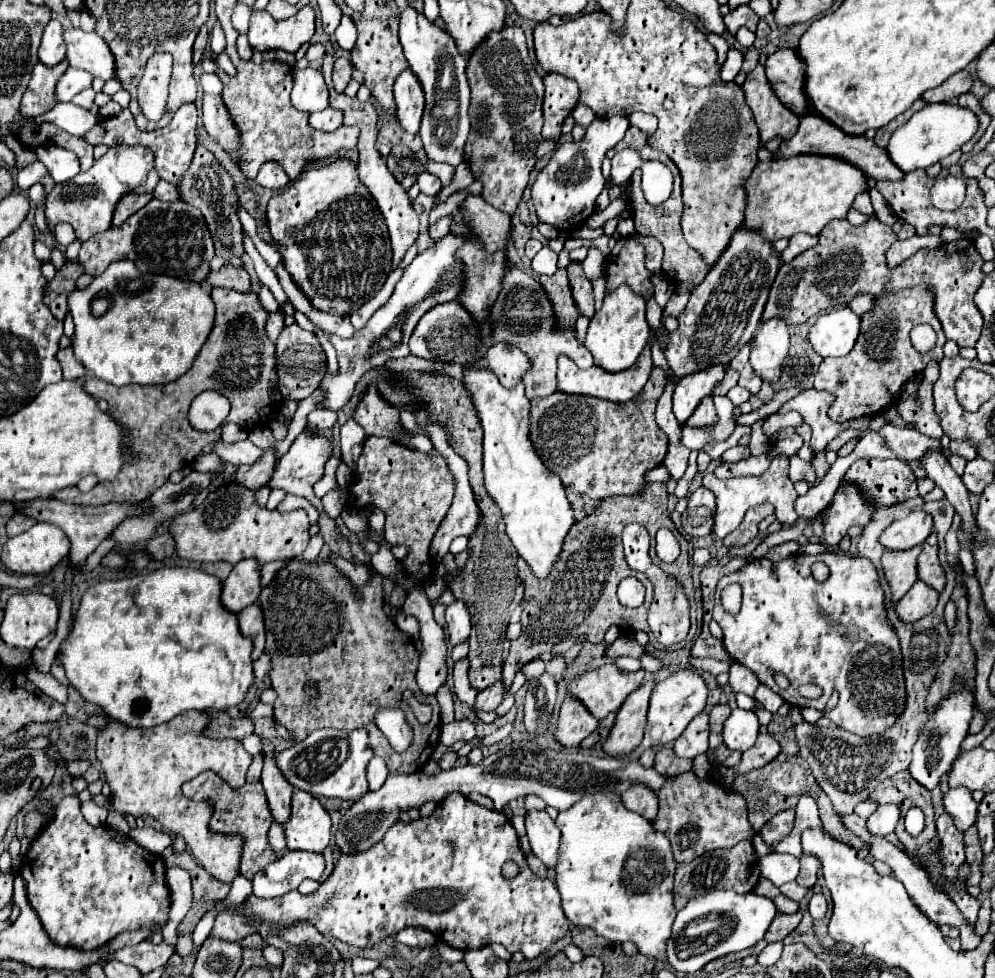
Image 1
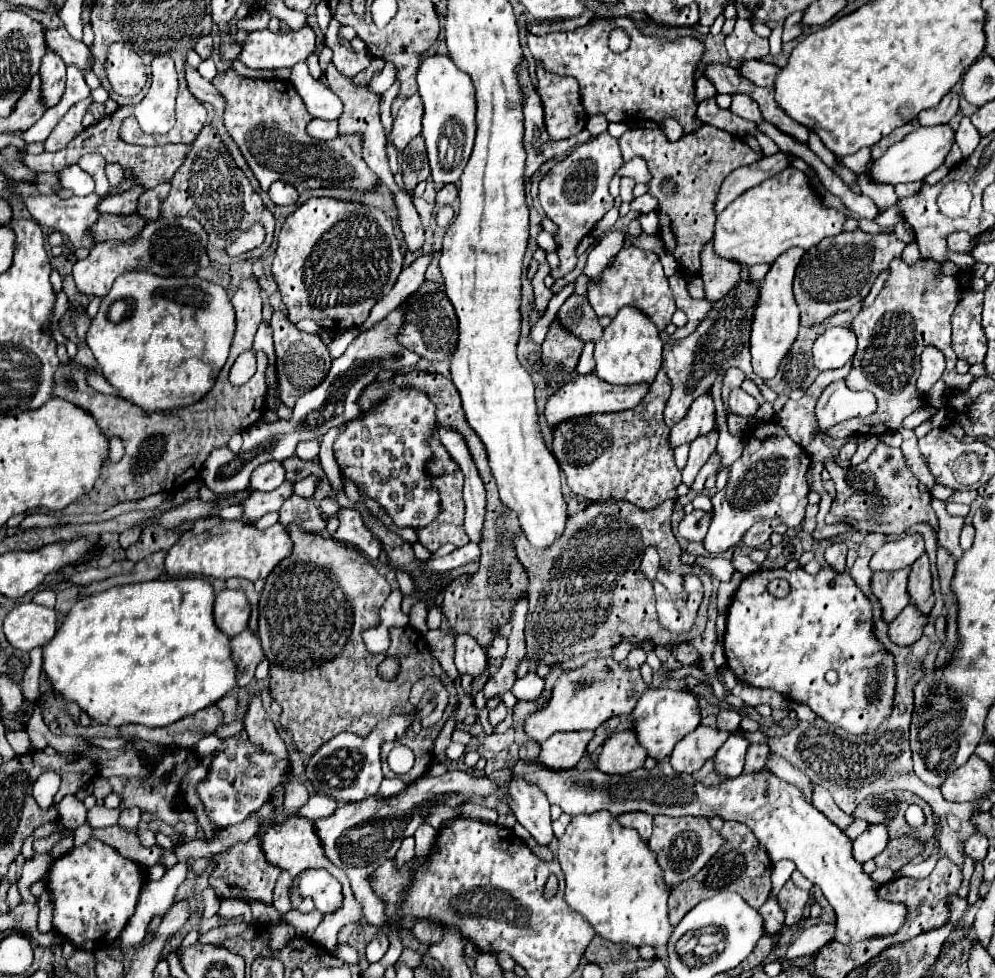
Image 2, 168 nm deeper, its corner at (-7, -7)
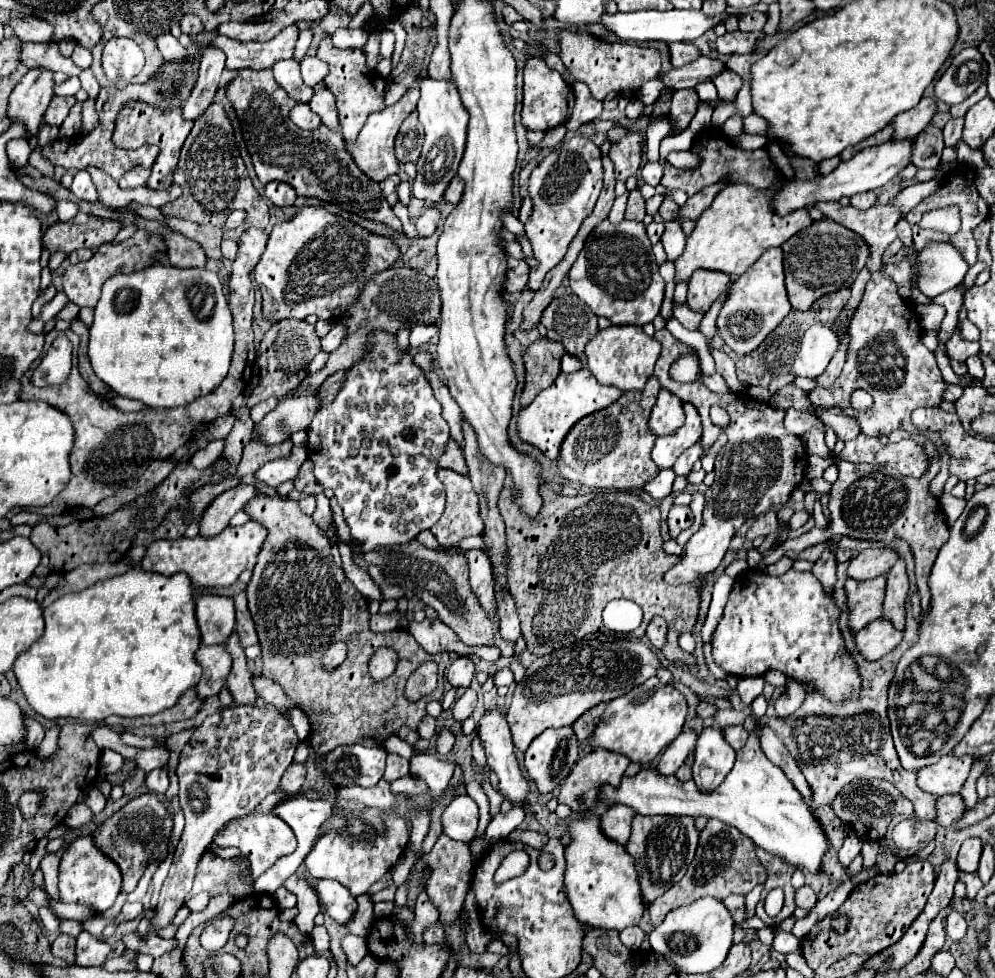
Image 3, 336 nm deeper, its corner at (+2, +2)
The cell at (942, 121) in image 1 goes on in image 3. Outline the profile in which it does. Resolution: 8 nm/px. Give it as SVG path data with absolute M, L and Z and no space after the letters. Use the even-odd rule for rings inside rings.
M912 140L886 142L884 146L862 150L854 158L850 158L848 162L840 162L826 176L816 176L812 180L792 180L792 182L788 180L788 182L784 182L784 186L774 192L770 208L774 214L784 216L784 214L792 214L800 208L812 208L818 202L836 202L842 196L850 198L858 192L876 190L876 188L884 186L888 180L892 180L902 168L906 168L910 164L910 154L912 154Z

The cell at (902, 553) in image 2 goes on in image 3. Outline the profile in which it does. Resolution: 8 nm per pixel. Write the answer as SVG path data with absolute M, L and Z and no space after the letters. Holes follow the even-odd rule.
M882 548L882 550L862 550L848 564L846 576L848 578L854 578L858 582L872 580L872 578L878 578L878 576L886 574L896 564L896 560L898 560L898 556L890 548Z

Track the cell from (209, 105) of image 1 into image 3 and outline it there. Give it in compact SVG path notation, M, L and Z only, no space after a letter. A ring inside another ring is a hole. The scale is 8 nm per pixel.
M164 32L156 38L156 48L160 50L162 58L168 62L184 62L184 58L186 58L184 46L170 32Z

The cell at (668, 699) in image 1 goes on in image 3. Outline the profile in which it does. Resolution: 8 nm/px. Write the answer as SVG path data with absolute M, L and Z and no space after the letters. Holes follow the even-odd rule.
M650 678L628 694L606 704L600 722L584 746L590 746L592 750L604 748L622 754L630 762L638 762L644 768L682 732L684 718L686 698L674 686L666 686L658 678Z

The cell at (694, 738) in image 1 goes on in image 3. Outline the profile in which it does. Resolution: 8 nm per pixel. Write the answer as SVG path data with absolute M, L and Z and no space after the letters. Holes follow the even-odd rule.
M684 728L680 732L680 736L664 750L656 770L660 776L670 776L674 774L686 760L686 756L690 752L694 752L694 746L696 746L696 734L690 730L690 728Z

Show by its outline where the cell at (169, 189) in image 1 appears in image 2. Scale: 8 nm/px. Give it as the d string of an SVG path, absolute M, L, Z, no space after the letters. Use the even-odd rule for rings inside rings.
M161 183L149 191L145 191L139 197L139 215L143 215L145 219L157 219L161 215L161 203L165 201L165 195L169 195L169 183Z

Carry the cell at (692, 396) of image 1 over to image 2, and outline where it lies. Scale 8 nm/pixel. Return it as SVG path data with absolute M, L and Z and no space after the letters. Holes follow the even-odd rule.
M703 393L697 397L687 415L671 427L671 443L673 447L679 447L681 443L691 443L697 435L709 433L715 425L715 401L711 393Z

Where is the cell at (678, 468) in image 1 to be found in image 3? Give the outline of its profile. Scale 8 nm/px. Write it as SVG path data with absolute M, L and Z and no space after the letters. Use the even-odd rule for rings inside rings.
M696 442L692 448L688 448L688 450L676 460L674 474L688 478L690 472L692 472L692 466L694 466L694 462L700 458L700 454L702 454L702 448L700 448L700 442Z

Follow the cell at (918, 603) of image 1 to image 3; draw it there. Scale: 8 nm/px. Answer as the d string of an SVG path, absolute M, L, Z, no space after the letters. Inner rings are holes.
M882 618L870 622L860 632L854 634L856 648L868 662L880 660L896 644L900 644L900 638L902 638L902 632L892 630L892 626L888 626L888 622L884 622Z

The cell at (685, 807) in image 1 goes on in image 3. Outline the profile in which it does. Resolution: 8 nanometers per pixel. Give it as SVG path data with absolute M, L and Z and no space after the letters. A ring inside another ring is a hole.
M634 814L632 834L626 842L626 852L634 858L634 866L640 880L640 896L644 904L654 902L668 888L672 888L684 876L688 864L694 858L698 836L694 828L694 818L688 816L642 816Z

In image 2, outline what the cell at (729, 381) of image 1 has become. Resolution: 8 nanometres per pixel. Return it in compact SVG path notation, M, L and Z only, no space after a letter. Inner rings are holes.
M729 369L729 371L725 373L725 377L723 377L723 387L721 387L721 399L723 399L723 403L729 401L729 393L731 393L733 389L739 389L739 387L741 387L743 379L745 379L745 373L743 373L741 369Z

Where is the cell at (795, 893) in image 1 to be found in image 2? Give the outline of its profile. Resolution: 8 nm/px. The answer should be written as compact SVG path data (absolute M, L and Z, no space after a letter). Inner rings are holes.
M787 881L783 885L783 889L779 891L777 899L779 899L779 903L781 903L783 911L785 911L785 925L793 925L793 923L797 923L801 919L805 903L809 899L809 893L795 887L791 881Z

